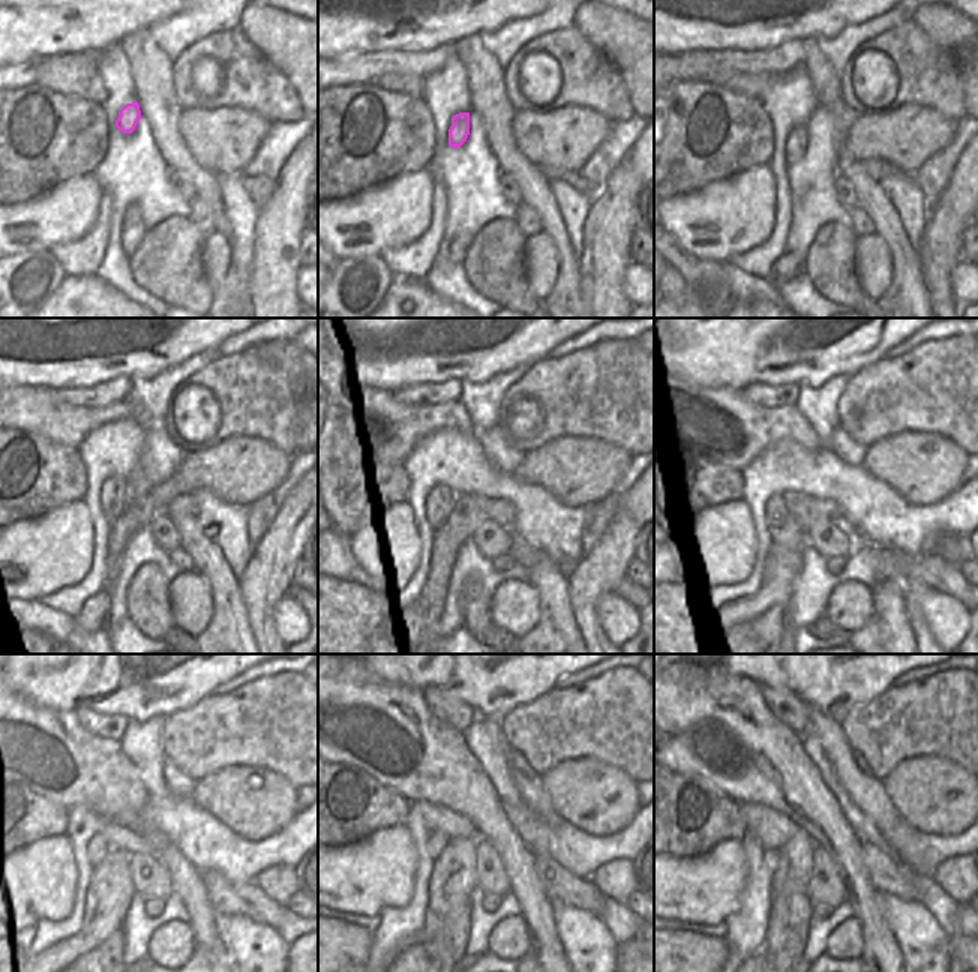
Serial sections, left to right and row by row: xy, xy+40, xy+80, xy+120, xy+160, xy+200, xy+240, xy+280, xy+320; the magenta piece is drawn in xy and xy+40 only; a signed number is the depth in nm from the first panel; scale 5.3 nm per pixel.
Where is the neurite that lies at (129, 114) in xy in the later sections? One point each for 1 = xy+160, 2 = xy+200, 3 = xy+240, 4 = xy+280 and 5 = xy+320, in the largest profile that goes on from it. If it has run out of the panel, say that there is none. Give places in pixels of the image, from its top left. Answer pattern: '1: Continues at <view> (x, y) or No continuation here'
1: Continues at xy+160 (440, 501)
2: Continues at xy+200 (774, 510)
3: Continues at xy+240 (98, 848)
4: Continues at xy+280 (437, 843)
5: Continues at xy+320 (771, 857)

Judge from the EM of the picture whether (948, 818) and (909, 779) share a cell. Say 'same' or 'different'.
same

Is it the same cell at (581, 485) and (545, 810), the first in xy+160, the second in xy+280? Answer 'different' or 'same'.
different

